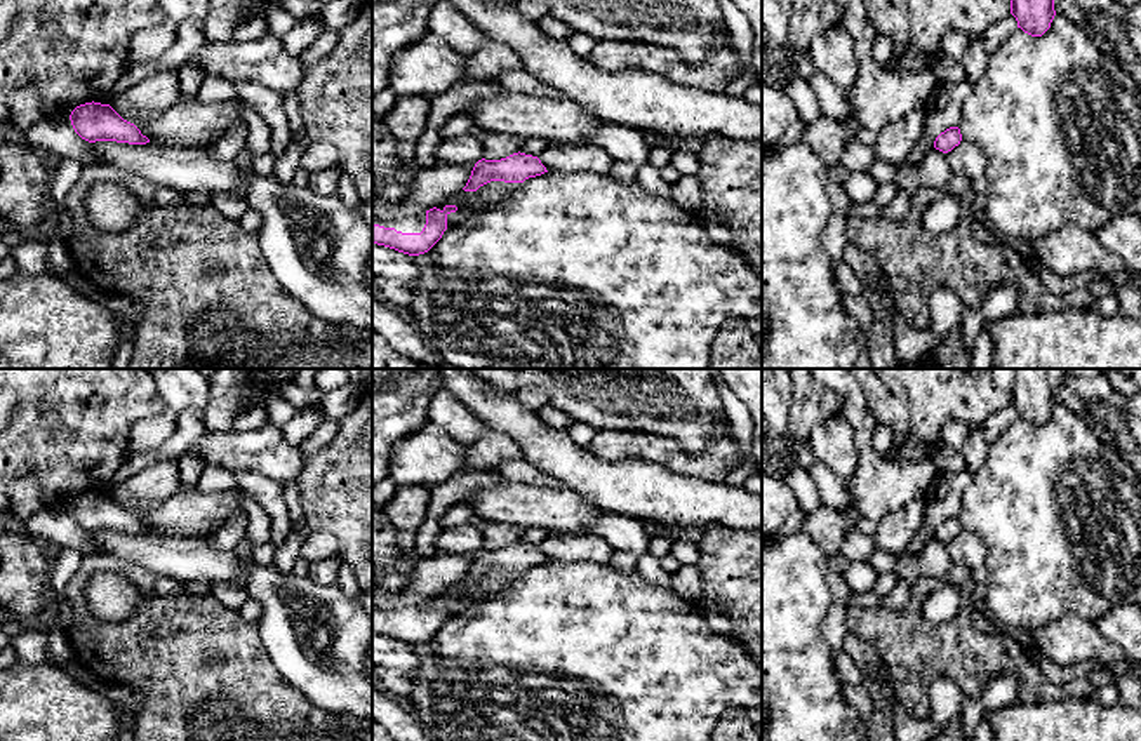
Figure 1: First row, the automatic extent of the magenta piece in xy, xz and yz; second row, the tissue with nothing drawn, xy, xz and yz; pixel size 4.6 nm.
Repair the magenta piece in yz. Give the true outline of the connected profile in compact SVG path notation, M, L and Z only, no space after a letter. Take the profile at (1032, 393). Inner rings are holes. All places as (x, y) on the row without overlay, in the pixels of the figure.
M1014 369L1011 404L1018 417L1031 426L1042 426L1056 405L1054 390L1064 383L1066 369Z

